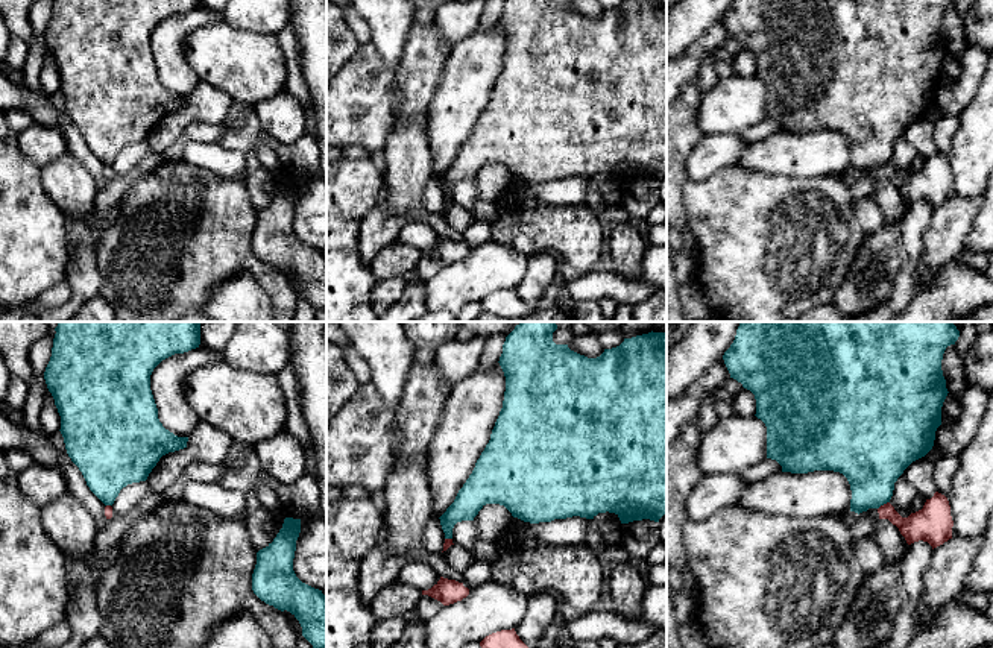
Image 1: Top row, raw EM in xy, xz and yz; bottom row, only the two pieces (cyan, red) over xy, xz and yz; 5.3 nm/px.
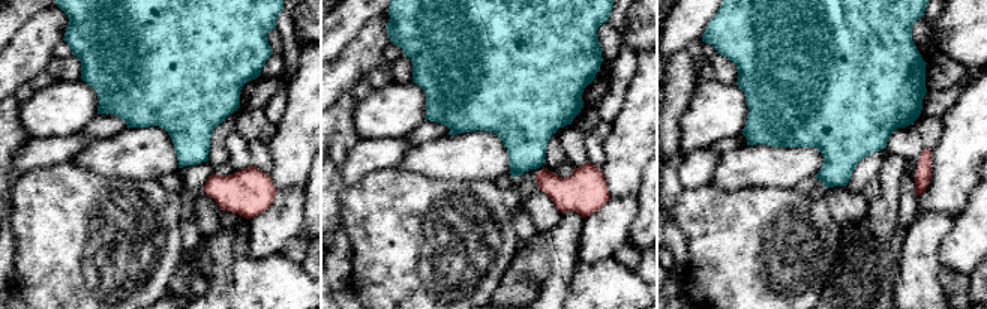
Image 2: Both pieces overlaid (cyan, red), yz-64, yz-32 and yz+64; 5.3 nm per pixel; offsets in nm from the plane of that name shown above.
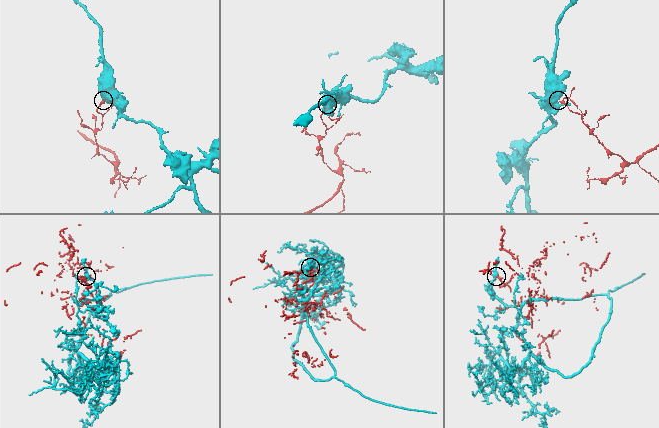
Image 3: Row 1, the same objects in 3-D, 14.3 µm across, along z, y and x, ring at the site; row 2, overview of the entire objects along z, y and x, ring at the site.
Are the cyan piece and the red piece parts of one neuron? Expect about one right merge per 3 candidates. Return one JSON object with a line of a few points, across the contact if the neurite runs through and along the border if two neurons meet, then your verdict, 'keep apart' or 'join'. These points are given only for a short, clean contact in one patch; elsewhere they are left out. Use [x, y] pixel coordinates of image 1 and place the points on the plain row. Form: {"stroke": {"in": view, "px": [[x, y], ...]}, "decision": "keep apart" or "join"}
{"stroke": {"in": "yz", "px": [[888, 161], [878, 169]]}, "decision": "keep apart"}

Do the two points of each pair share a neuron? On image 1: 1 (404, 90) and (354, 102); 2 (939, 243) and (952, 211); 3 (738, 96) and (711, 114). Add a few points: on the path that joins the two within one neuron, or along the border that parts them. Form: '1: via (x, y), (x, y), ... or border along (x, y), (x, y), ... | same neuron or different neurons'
1: via (392, 91), (366, 96) | same neuron
2: via (945, 235), (952, 219) | same neuron
3: via (732, 102), (717, 114) | same neuron

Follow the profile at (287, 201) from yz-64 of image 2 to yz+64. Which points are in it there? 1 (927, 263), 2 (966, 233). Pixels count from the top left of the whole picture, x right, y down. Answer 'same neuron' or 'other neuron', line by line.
1: same neuron
2: other neuron

